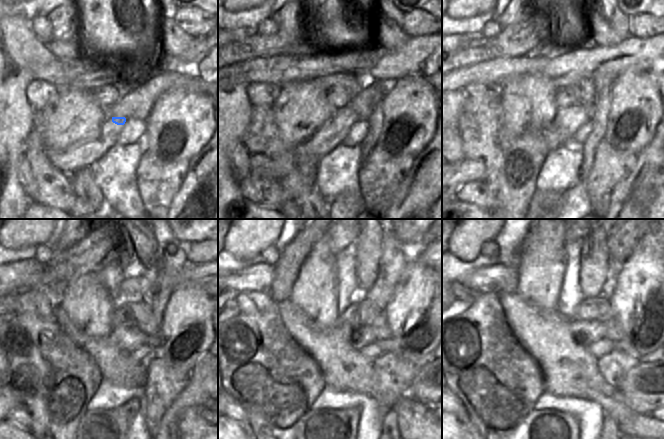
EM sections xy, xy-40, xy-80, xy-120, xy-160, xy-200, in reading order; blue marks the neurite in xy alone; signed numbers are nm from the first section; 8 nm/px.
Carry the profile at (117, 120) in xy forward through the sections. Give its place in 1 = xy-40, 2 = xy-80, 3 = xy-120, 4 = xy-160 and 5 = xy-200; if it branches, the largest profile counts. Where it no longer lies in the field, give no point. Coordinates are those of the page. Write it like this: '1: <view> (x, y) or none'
1: xy-40 (346, 115)
2: xy-80 (576, 115)
3: xy-120 (129, 339)
4: xy-160 (359, 336)
5: xy-200 (585, 333)

